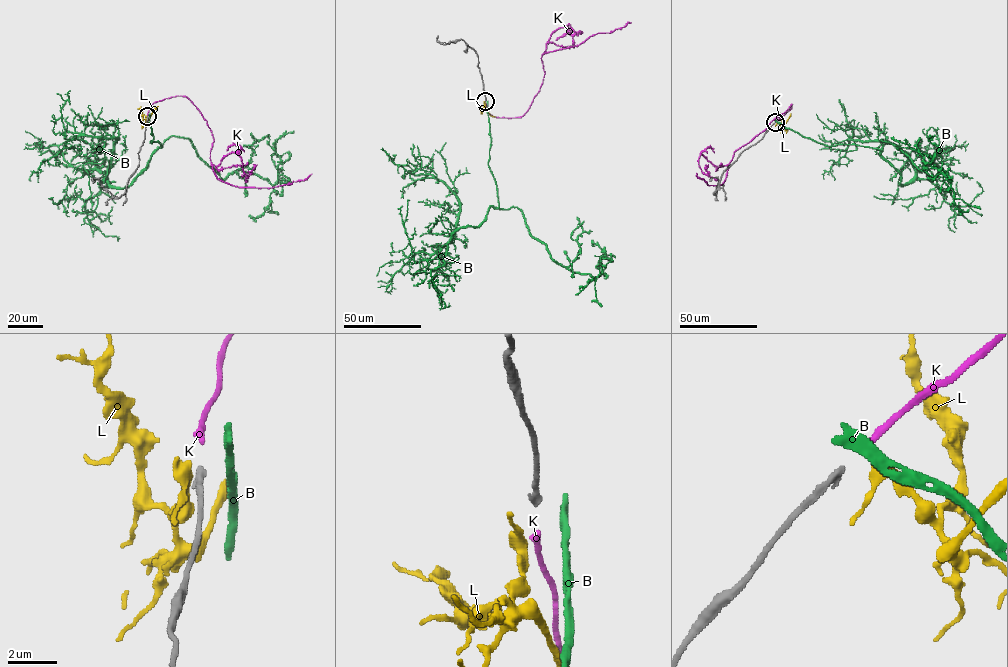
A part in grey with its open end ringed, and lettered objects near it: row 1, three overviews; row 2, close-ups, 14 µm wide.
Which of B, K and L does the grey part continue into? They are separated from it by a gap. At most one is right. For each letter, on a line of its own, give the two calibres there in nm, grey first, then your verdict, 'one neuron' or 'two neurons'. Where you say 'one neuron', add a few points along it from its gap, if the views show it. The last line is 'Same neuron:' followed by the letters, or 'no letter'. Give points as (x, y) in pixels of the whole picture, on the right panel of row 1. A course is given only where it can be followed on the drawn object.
B: 280 nm thick on the grey side, 600 nm on the other; two neurons
K: 280 nm thick on the grey side, 260 nm on the other; one neuron; it runs (777, 121), (792, 104), (734, 152), (722, 184), (709, 185), (696, 173)
L: 280 nm thick on the grey side, 400 nm on the other; two neurons
Same neuron: K

